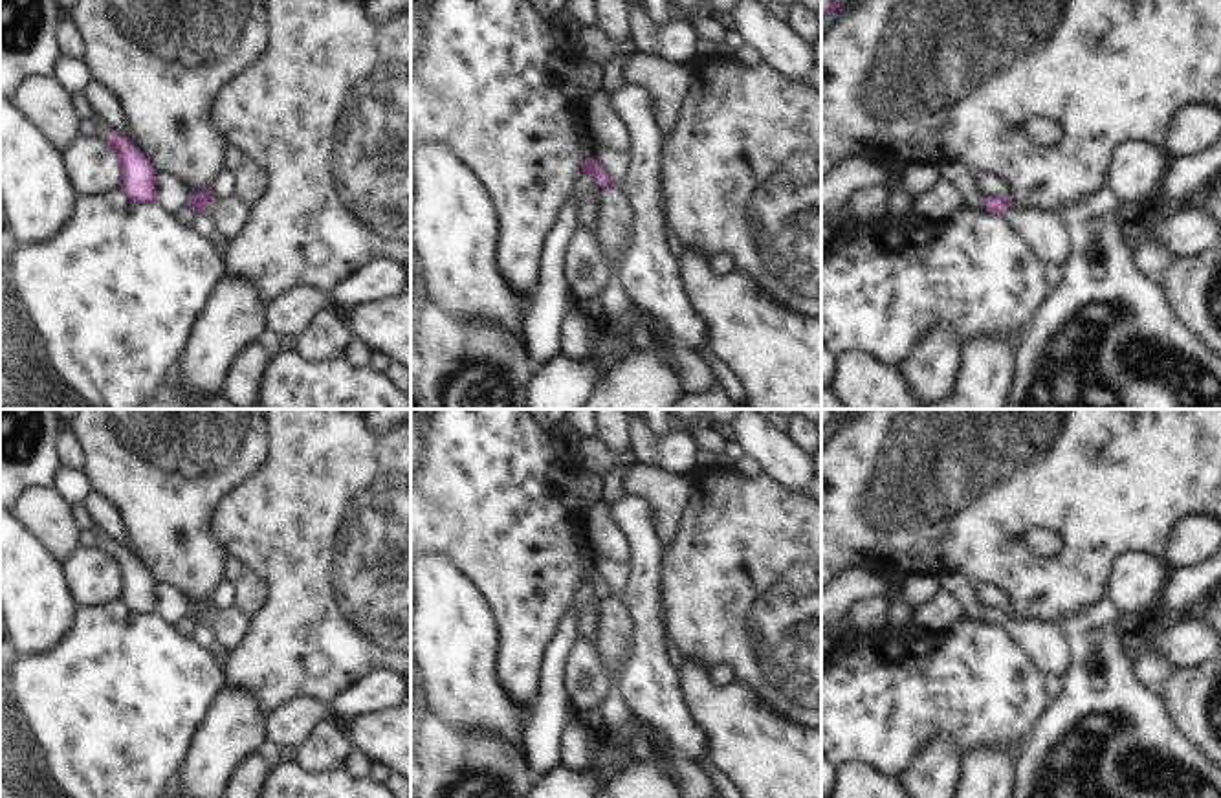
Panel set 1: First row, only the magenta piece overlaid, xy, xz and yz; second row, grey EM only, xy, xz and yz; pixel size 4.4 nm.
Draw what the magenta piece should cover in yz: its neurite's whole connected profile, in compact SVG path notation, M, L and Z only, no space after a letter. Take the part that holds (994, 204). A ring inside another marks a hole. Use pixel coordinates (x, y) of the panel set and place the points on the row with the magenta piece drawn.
M988 196L984 204L988 213L1005 216L1056 275L1063 272L1072 242L1058 213L1021 211L1003 196Z

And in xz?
M587 158L581 163L583 172L587 172L594 180L592 191L583 196L578 209L578 227L585 227L594 231L594 216L596 216L596 196L603 187L616 187L618 182L607 176L596 158Z

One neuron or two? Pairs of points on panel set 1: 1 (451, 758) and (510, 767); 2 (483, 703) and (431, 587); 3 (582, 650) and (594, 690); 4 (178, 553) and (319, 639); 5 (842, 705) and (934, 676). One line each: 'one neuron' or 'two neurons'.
1: one neuron
2: one neuron
3: one neuron
4: two neurons
5: one neuron

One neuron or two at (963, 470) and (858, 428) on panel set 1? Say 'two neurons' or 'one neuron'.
one neuron

